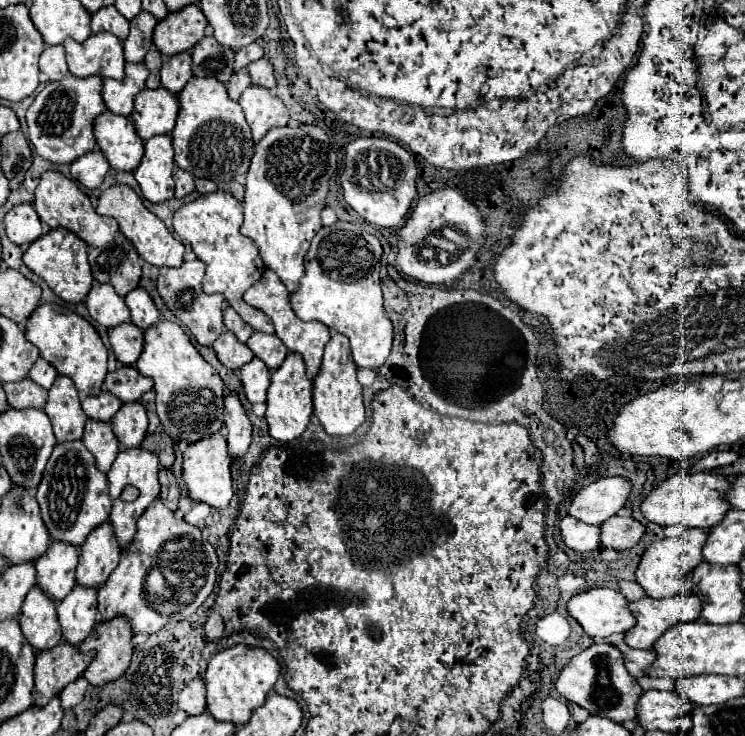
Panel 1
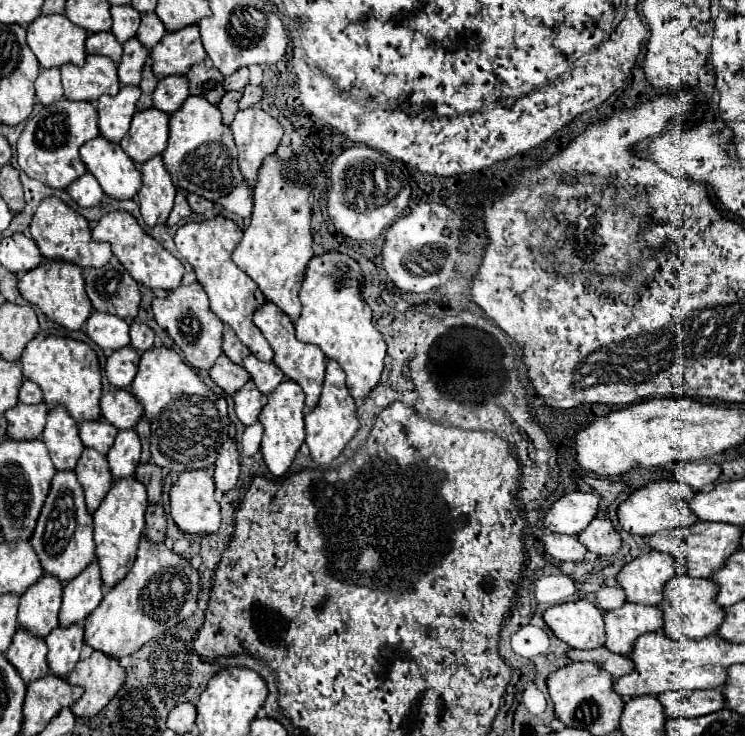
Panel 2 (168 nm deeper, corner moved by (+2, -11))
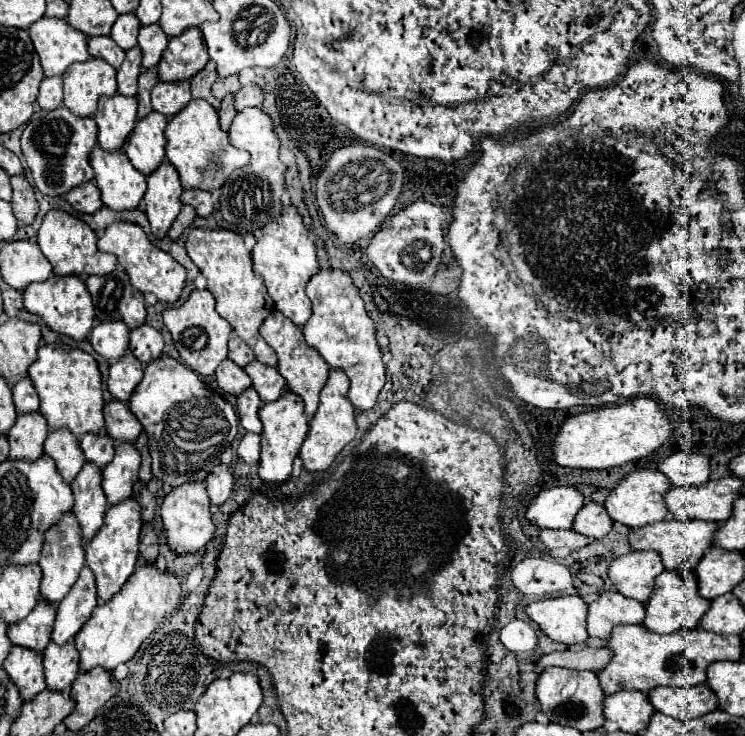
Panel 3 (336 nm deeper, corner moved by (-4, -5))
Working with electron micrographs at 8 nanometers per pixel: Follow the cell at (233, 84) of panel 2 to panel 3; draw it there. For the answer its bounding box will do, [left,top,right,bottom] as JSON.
[212,75,240,101]

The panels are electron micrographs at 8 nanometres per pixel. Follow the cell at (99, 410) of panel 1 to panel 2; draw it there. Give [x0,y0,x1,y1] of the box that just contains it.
[80,419,118,453]

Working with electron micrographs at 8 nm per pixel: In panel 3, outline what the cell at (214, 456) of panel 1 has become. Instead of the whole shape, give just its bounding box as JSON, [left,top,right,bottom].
[162,483,214,555]

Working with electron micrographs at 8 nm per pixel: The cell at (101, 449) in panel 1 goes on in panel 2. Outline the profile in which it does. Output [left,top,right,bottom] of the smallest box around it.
[76,447,112,513]

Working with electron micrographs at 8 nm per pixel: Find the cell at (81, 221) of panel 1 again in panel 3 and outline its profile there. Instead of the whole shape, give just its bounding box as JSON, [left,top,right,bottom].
[36,211,116,277]

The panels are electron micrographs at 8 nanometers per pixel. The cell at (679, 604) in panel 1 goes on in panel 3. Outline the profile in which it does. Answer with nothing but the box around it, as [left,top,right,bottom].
[586,591,644,639]

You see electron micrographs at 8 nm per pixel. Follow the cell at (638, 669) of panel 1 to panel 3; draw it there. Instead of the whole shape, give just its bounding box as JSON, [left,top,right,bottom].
[536,647,612,671]

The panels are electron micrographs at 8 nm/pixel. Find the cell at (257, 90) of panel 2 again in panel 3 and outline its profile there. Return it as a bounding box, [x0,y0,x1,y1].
[234,85,262,111]

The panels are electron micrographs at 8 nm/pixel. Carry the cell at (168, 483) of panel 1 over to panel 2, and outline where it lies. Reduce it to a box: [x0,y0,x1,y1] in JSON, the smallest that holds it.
[144,503,166,541]

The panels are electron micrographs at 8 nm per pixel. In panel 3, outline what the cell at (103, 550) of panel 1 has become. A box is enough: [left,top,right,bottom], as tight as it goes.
[52,567,96,645]

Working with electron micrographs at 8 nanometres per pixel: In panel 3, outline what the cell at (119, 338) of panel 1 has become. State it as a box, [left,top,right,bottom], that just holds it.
[108,351,144,403]

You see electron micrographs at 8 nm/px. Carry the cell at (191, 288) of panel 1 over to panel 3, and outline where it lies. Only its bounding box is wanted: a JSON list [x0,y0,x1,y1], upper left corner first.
[164,291,232,377]

